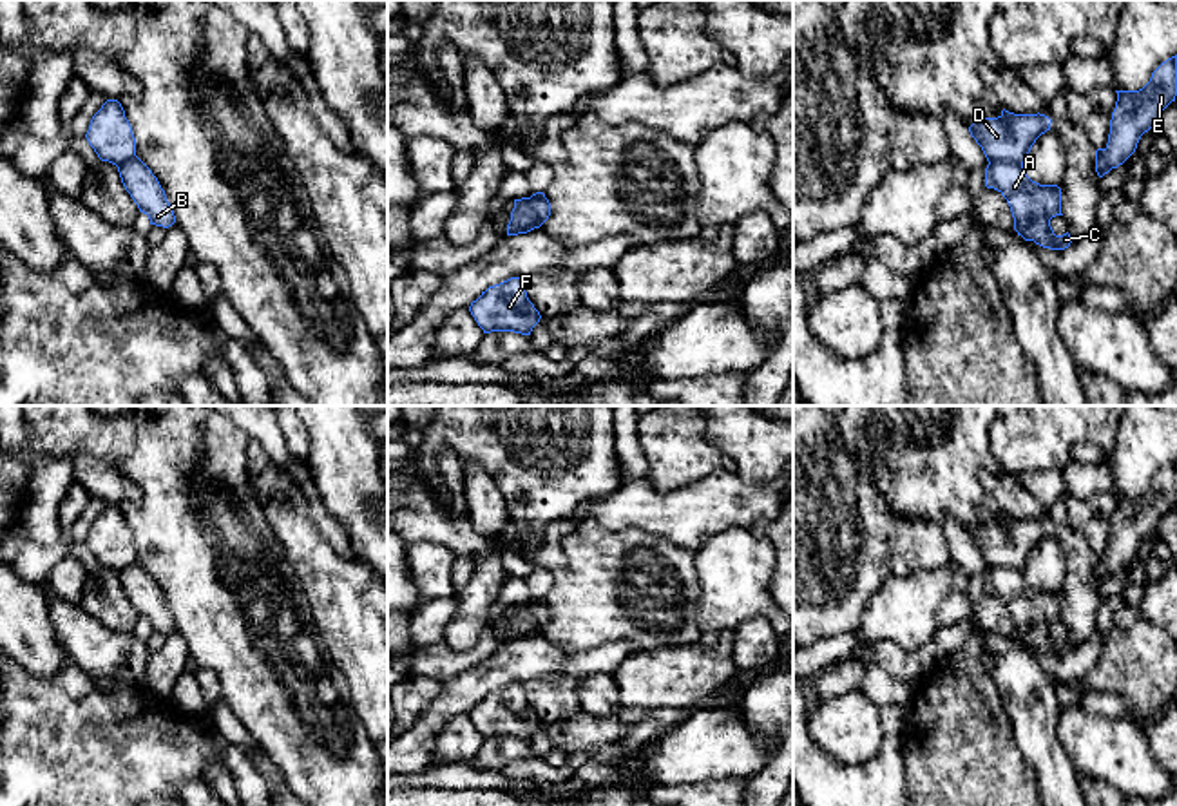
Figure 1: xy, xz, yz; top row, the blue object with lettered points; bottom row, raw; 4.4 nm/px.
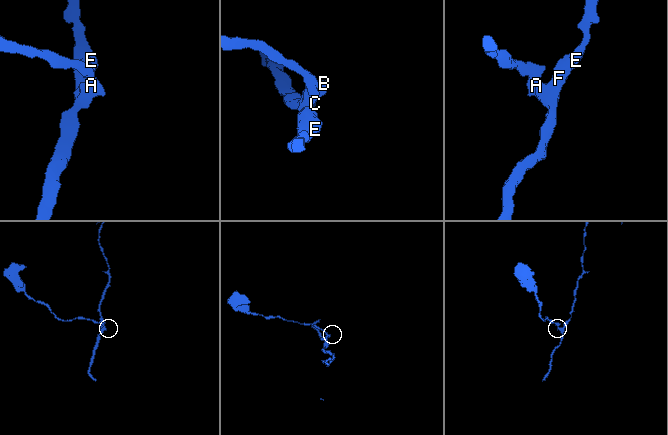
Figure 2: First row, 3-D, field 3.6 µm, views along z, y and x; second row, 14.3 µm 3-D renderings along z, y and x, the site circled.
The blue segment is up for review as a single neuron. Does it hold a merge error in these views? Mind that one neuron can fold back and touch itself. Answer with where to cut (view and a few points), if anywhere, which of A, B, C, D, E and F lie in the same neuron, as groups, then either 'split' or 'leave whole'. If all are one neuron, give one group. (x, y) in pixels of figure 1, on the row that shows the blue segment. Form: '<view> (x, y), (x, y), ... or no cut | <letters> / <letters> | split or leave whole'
yz (989, 160), (1022, 165) | A B C E F / D | split

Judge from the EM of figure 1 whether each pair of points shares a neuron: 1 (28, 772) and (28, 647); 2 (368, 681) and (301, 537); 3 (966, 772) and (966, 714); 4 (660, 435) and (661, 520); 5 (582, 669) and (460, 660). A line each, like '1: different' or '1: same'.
1: different
2: same
3: same
4: different
5: different

